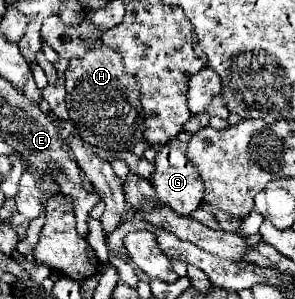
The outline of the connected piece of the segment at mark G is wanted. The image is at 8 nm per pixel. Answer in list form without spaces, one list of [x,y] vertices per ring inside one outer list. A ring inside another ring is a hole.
[[[172,139],[166,145],[162,145],[158,149],[156,155],[156,171],[154,171],[154,179],[152,185],[156,187],[158,199],[168,205],[172,211],[176,211],[178,215],[190,215],[194,209],[200,207],[202,203],[202,195],[204,195],[204,181],[200,179],[200,173],[196,171],[196,167],[192,167],[192,163],[188,163],[186,159],[186,143]]]

